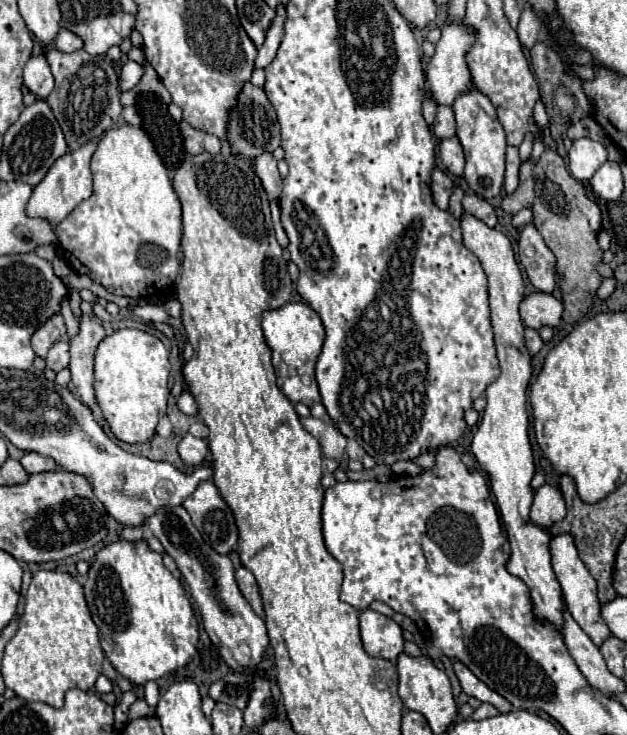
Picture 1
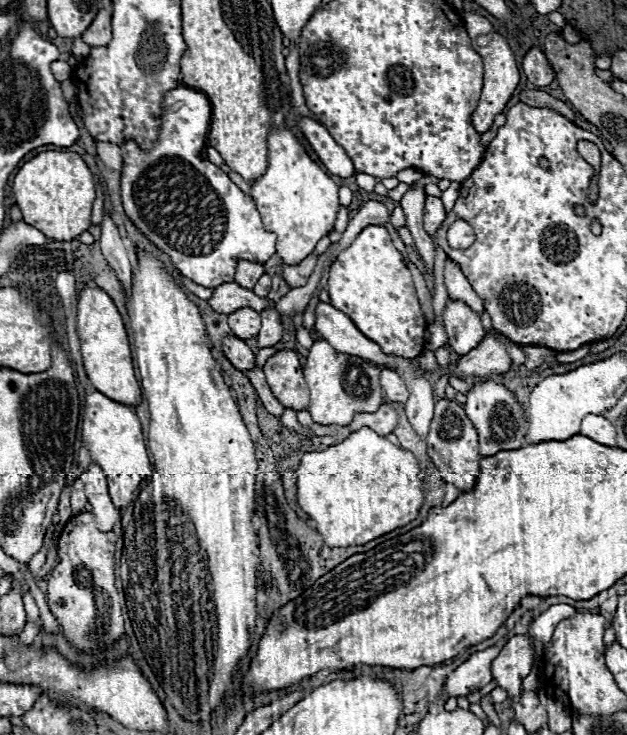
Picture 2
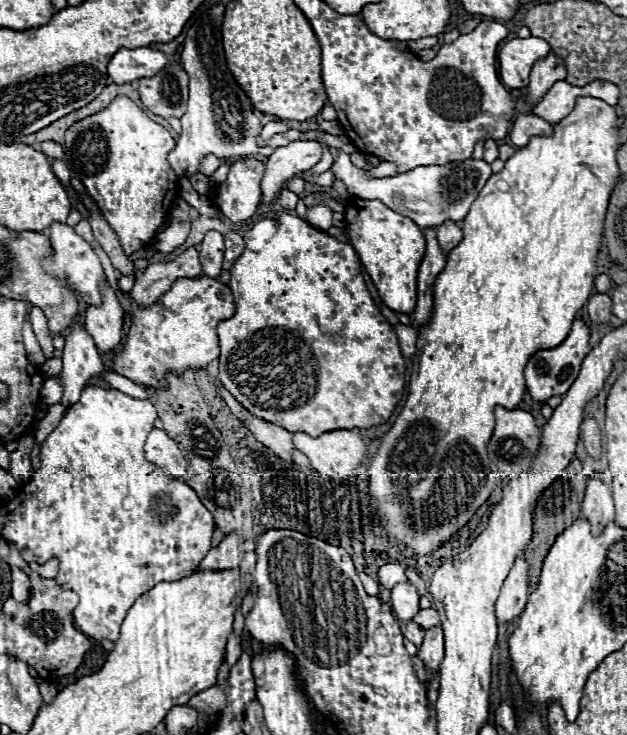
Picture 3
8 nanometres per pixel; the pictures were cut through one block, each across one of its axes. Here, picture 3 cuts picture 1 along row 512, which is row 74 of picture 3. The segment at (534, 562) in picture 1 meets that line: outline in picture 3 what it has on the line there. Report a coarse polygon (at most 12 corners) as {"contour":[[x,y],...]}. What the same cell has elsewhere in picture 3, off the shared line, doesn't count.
{"contour":[[512,38],[498,54],[508,88],[528,84],[532,66],[546,58],[546,40]]}

